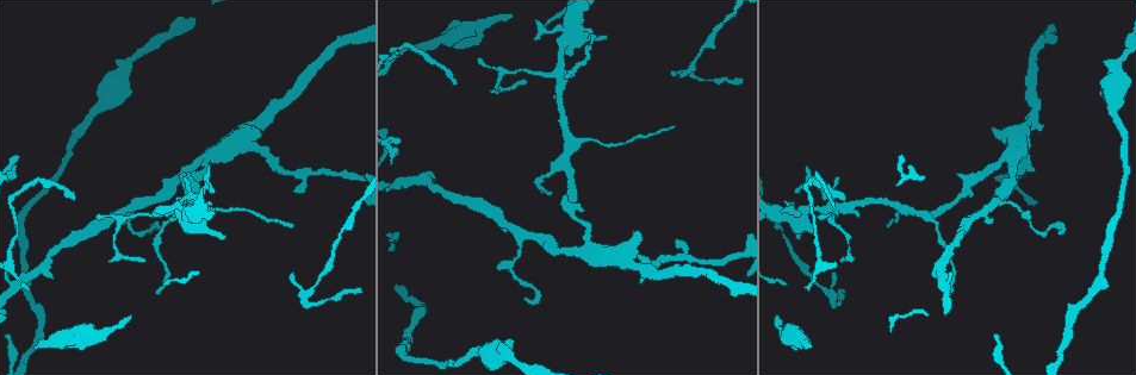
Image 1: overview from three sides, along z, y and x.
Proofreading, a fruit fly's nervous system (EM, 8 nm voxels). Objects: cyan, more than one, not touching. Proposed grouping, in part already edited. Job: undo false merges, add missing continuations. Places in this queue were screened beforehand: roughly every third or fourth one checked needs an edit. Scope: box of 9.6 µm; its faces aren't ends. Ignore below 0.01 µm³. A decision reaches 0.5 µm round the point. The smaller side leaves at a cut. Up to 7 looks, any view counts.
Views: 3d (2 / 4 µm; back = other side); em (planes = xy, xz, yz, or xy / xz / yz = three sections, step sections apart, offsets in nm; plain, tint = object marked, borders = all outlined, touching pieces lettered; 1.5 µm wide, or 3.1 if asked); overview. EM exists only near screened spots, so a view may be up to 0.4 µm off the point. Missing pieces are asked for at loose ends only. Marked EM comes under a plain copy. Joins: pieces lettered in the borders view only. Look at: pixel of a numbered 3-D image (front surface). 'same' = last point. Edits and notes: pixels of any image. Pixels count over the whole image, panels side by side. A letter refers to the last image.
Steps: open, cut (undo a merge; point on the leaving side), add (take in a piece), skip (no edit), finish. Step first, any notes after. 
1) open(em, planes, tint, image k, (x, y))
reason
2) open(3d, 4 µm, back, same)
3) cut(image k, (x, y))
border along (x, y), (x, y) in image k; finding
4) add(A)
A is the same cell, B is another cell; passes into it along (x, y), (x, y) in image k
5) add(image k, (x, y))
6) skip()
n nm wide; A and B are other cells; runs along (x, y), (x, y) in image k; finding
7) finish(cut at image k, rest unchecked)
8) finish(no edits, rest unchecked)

open(em, xz, step 4, borders, image 1, (682, 256))
sharp bend

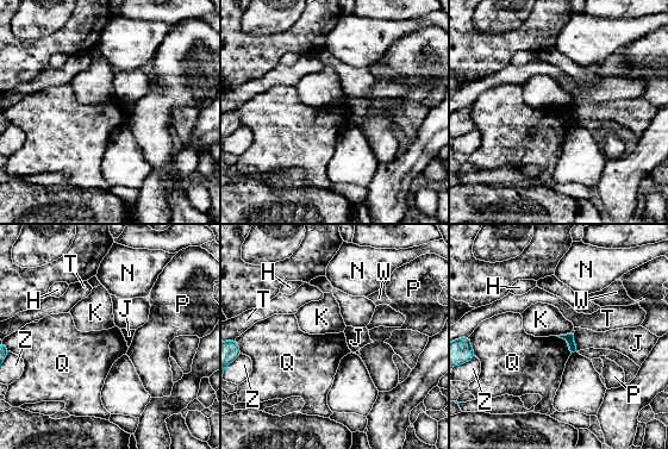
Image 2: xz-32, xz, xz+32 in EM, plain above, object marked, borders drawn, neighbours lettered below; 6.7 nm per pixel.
skip()
H, J, K, N, P, Q, T, W and Z are other cells; border along (569, 332), (557, 336) in image 2; all the same cell

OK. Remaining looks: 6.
open(em, xz, step 4, tint, image 1, (701, 55))
narrows sharply

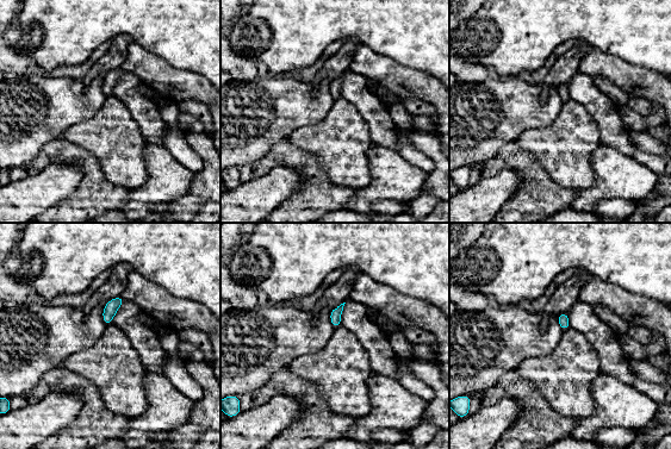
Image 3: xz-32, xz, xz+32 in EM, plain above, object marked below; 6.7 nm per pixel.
open(em, planes, borders, same)

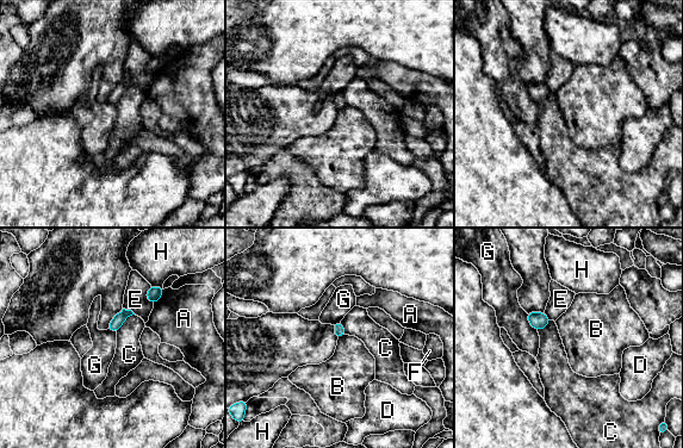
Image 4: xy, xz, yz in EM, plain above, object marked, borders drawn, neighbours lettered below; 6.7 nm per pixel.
skip()
A, B, C, D, E, F, G and H are other cells; continuous, no second cell

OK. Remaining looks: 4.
open(em, xz, step 4, borders, image 1, (807, 348))
an open end

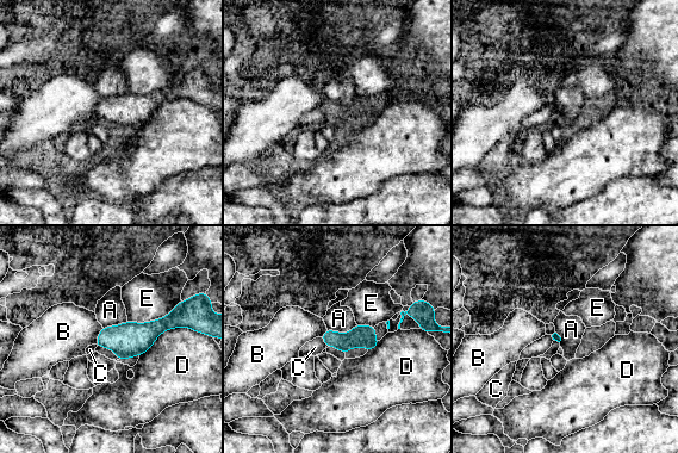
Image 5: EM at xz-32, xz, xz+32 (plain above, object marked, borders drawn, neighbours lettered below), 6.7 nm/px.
add(image 5, (315, 347))
D touches over 400 nm; C is the same cell, A, B, D and E are other cells; passes into it along (359, 336), (323, 340), (315, 347) in image 5; the cell continues

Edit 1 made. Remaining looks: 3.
finish(add at image 5, rest unchecked)

